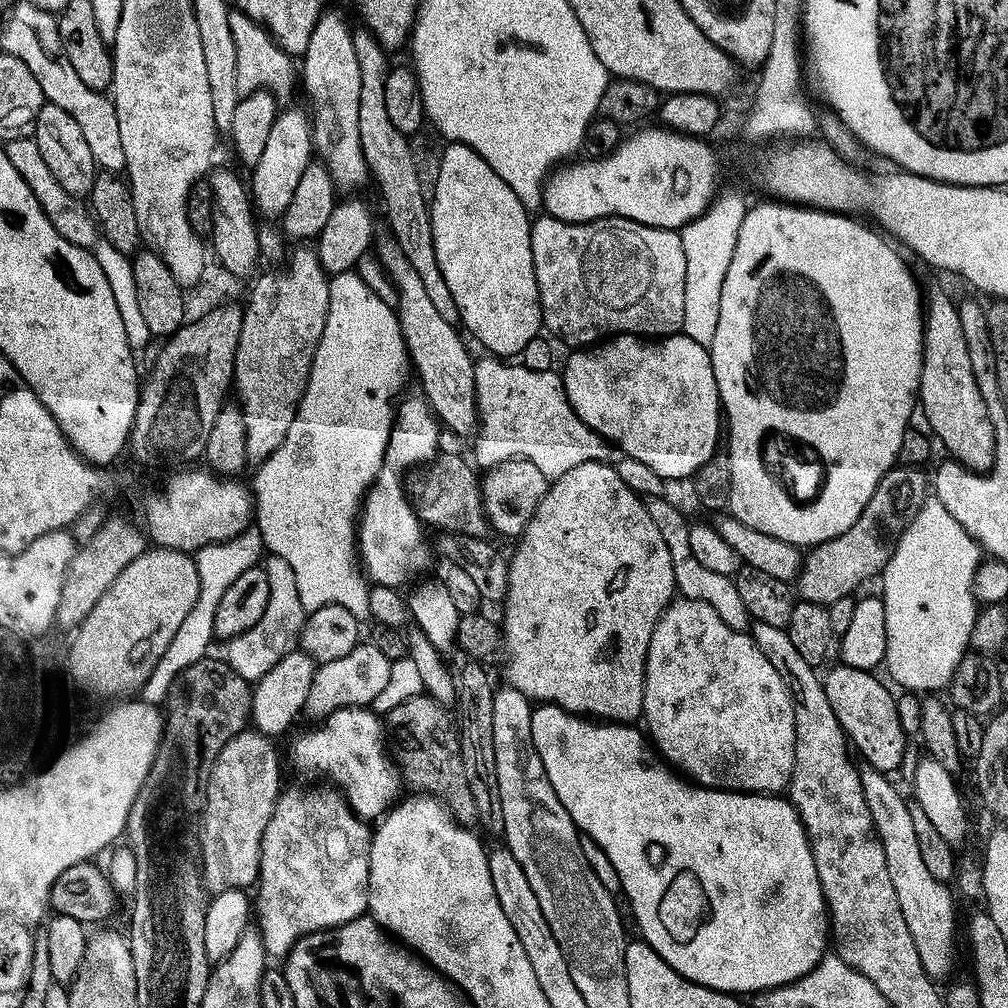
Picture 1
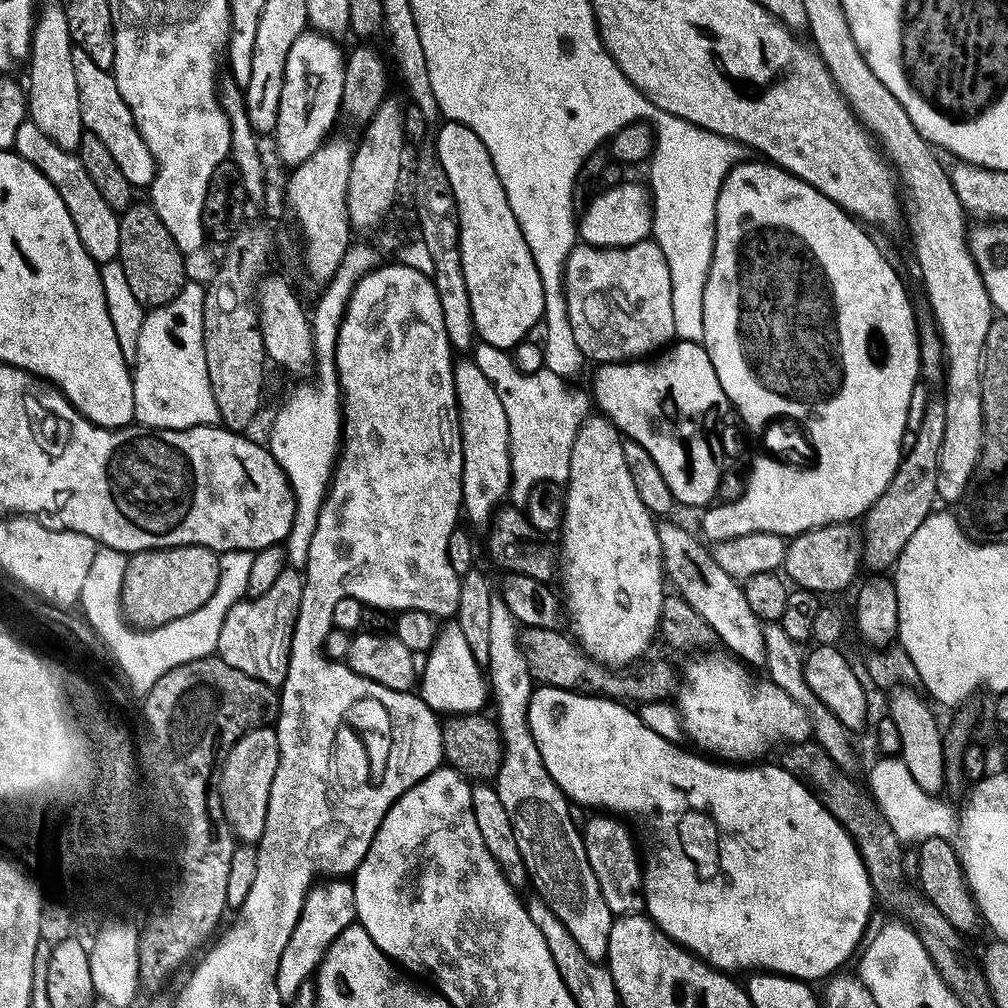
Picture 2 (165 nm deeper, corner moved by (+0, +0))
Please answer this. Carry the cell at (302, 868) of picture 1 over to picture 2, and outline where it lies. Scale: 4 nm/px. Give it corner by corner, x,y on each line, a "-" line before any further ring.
324,878
309,888
304,895
304,905
294,926
294,934
290,934
290,942
286,942
286,950
282,950
281,962
277,970
278,994
287,1002
298,994
298,990
313,979
326,950
356,920
356,903
351,883
344,878

